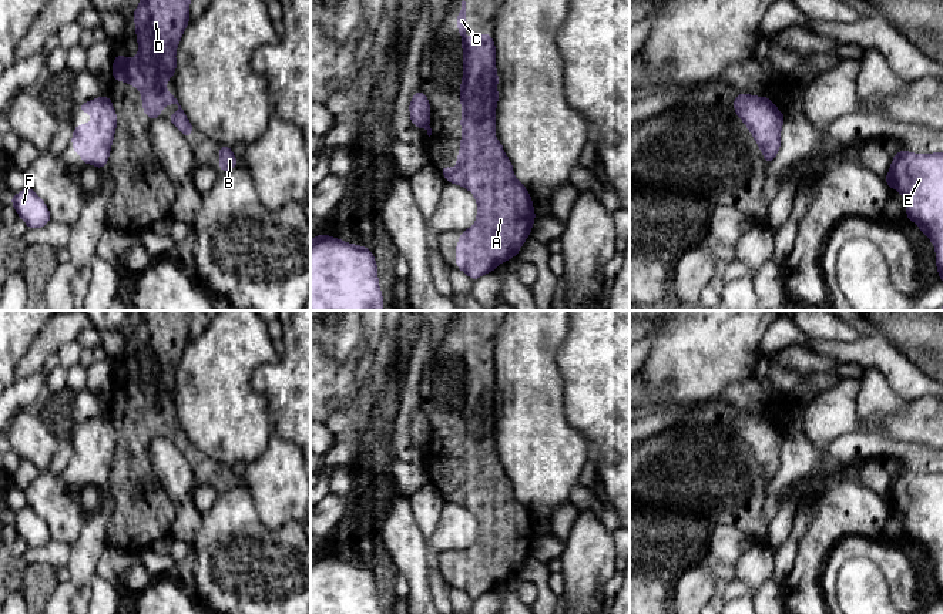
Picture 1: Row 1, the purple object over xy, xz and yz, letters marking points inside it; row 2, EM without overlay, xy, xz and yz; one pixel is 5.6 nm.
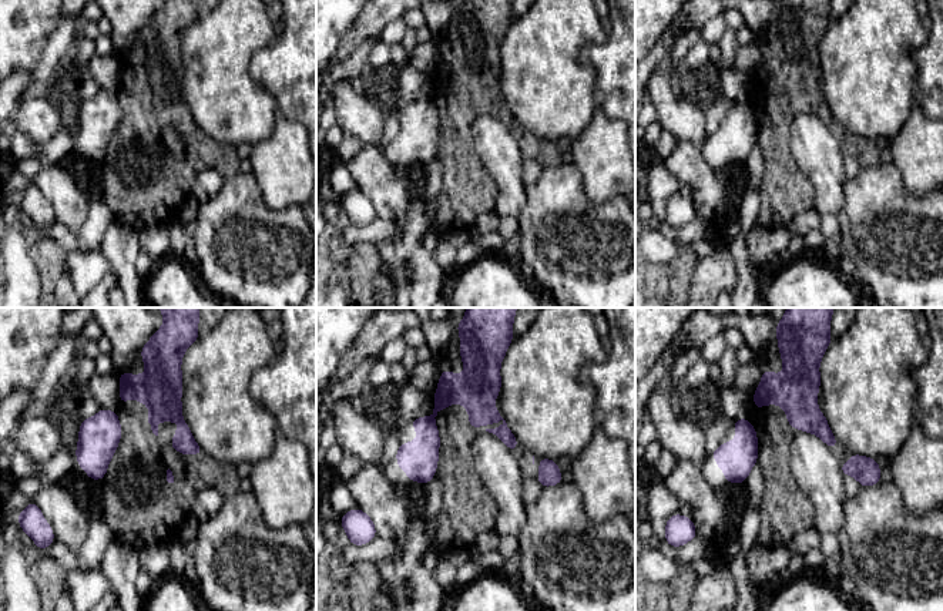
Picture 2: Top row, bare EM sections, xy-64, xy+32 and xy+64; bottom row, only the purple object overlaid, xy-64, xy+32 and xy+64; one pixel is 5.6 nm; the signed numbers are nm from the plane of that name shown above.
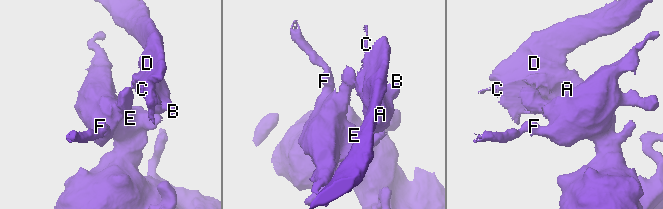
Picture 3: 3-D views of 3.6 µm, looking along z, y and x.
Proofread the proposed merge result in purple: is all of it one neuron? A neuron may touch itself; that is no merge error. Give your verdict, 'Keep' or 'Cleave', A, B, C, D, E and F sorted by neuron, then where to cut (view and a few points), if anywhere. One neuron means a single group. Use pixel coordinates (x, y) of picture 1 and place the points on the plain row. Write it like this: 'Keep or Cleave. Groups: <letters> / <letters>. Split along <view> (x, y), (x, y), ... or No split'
Cleave. Groups: A B C D / E F. Split along xy (107, 415), (110, 420)

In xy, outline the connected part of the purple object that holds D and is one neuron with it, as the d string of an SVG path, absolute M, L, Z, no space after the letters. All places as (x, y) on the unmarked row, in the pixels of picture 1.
M142 311L132 332L137 343L138 376L114 376L113 399L127 400L141 409L142 429L154 440L165 423L177 423L178 430L168 435L185 457L192 454L192 443L174 413L165 407L177 389L175 369L189 342L191 311Z

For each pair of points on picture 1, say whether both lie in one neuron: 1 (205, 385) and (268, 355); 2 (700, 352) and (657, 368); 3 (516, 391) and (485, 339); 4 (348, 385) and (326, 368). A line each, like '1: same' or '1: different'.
1: same
2: same
3: different
4: same

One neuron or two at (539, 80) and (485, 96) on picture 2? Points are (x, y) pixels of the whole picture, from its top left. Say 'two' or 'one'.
two

